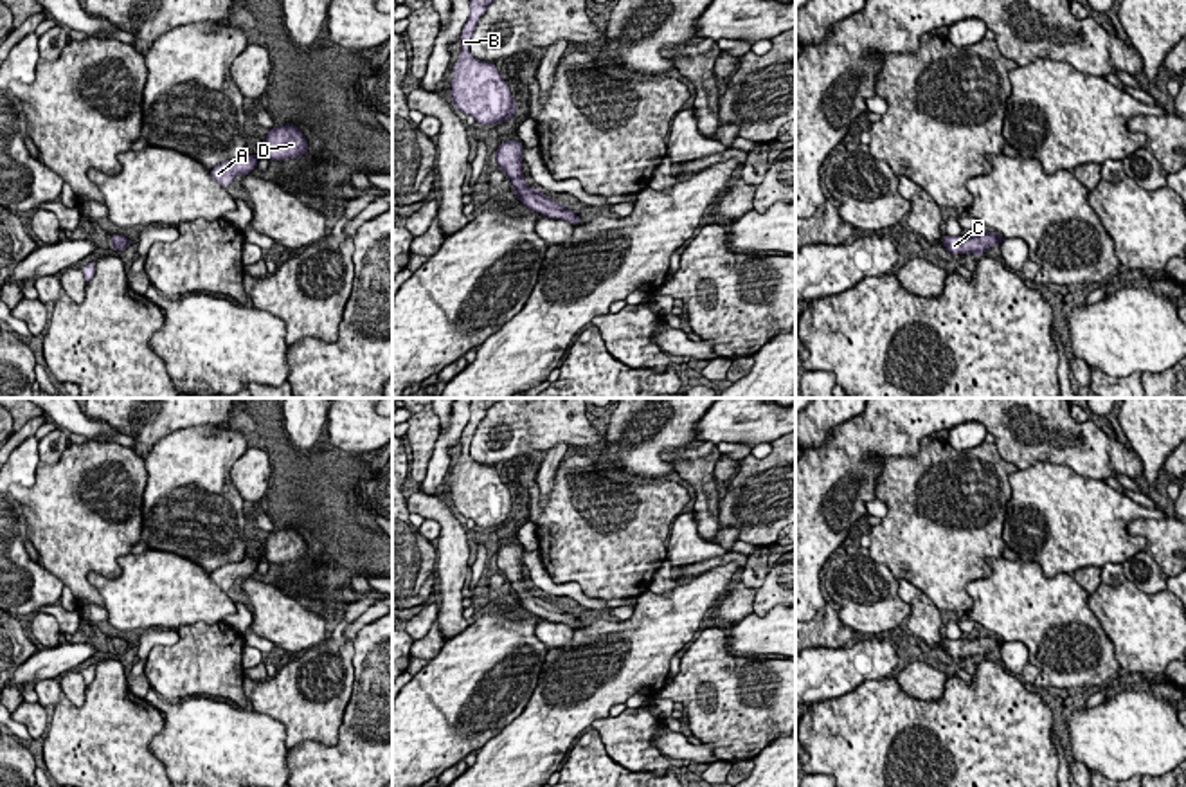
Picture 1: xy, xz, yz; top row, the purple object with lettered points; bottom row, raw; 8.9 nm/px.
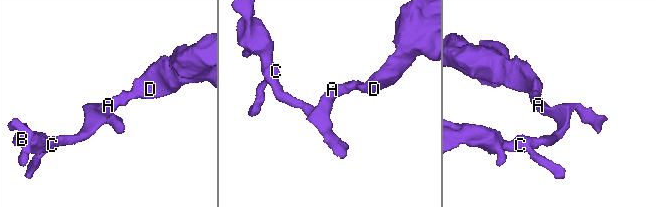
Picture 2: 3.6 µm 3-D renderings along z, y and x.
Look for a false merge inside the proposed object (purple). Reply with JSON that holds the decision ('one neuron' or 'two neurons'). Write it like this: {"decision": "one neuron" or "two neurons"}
{"decision": "one neuron"}

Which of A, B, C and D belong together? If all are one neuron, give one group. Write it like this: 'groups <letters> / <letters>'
groups A B C D

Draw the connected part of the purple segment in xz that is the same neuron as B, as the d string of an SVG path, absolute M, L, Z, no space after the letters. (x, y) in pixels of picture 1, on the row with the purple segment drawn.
M470 0L470 16L461 31L461 56L454 65L450 97L457 110L481 124L511 121L517 112L508 81L495 63L484 63L470 54L472 34L495 0Z

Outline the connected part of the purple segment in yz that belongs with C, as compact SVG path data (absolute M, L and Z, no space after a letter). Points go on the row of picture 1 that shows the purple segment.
M979 232L979 234L970 234L970 236L948 236L945 234L941 238L941 243L945 247L945 250L948 250L952 256L954 254L975 254L975 256L981 256L981 254L986 254L990 247L993 245L1001 245L1006 238L1002 238L1001 234L997 232Z

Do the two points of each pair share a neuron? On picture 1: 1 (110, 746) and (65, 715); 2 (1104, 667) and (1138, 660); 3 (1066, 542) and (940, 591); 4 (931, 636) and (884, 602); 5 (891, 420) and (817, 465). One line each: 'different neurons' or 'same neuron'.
1: same neuron
2: different neurons
3: different neurons
4: different neurons
5: same neuron

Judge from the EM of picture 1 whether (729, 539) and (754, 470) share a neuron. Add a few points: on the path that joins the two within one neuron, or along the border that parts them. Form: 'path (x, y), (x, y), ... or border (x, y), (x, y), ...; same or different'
border (718, 494), (718, 521), (733, 526), (738, 539); different

